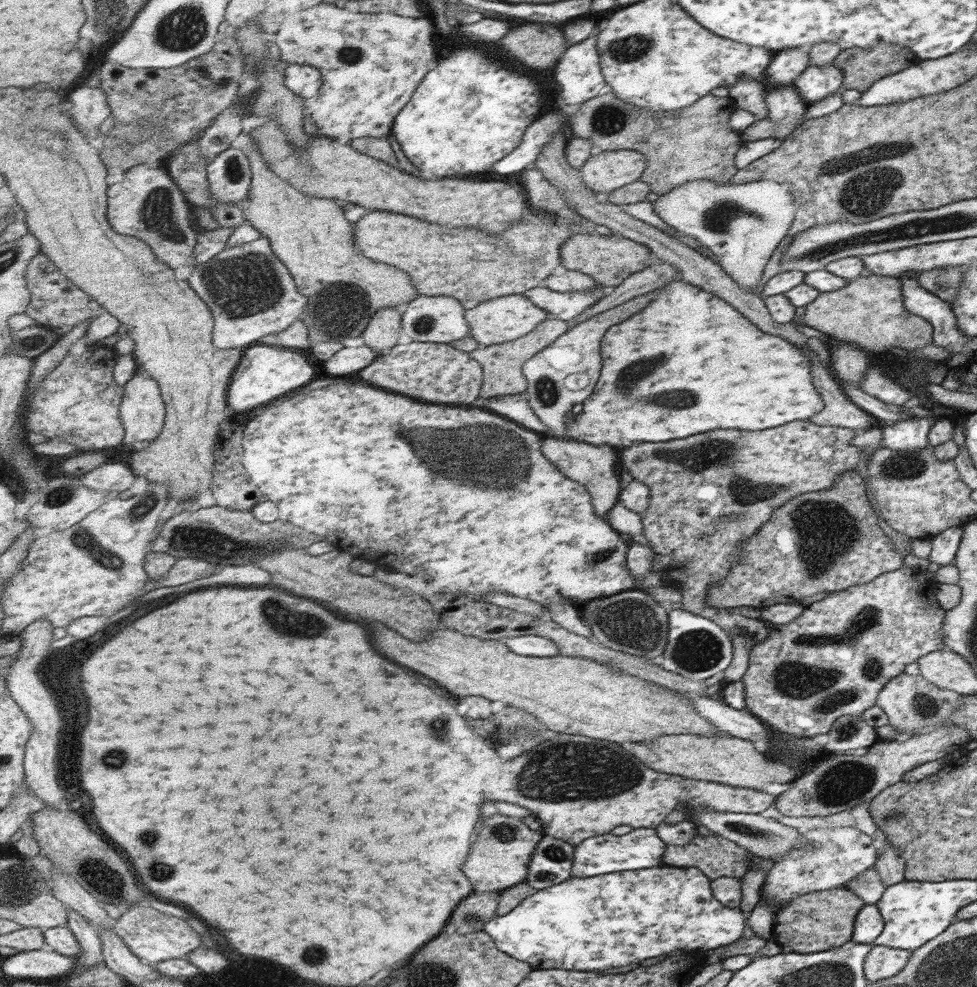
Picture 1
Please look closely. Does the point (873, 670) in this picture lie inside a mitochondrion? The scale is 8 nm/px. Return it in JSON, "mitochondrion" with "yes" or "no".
{"mitochondrion":"yes"}

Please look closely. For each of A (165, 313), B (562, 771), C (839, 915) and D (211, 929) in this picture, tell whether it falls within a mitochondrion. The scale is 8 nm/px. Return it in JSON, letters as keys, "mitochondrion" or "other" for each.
{"A":"other","B":"mitochondrion","C":"other","D":"other"}

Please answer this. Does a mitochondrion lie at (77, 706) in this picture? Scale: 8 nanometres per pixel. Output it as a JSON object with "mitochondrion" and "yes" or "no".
{"mitochondrion":"yes"}

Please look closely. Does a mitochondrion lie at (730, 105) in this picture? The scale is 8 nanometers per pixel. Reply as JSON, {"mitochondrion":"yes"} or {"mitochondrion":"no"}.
{"mitochondrion":"no"}

